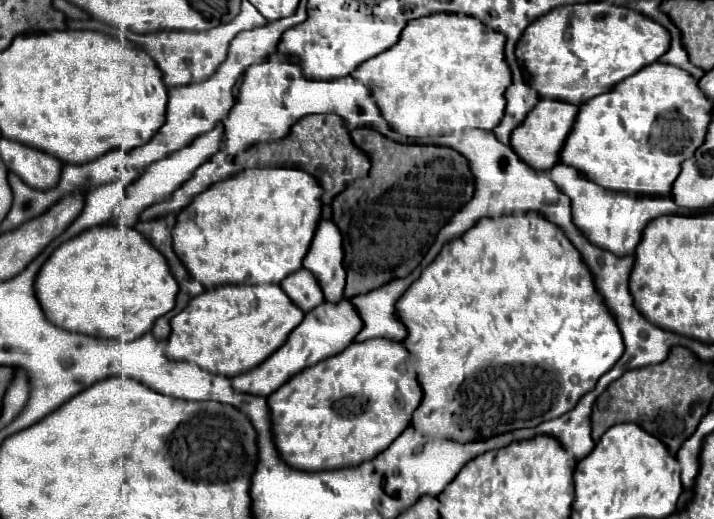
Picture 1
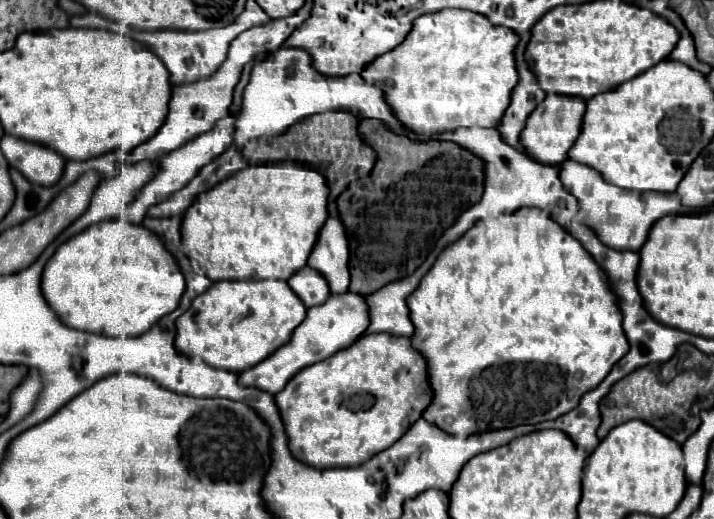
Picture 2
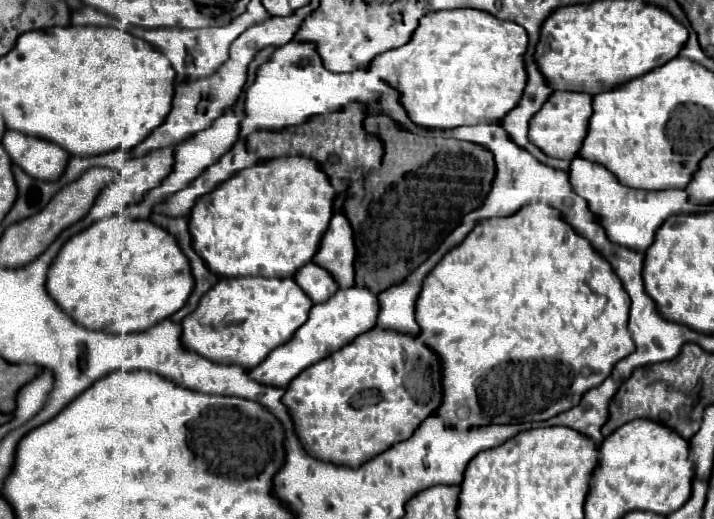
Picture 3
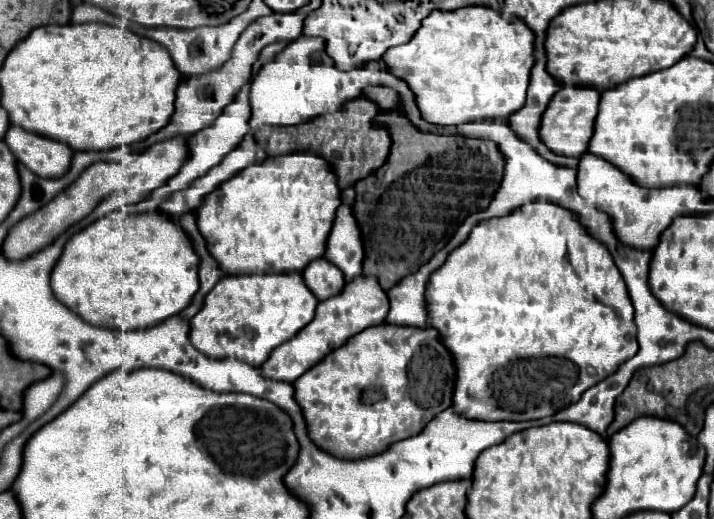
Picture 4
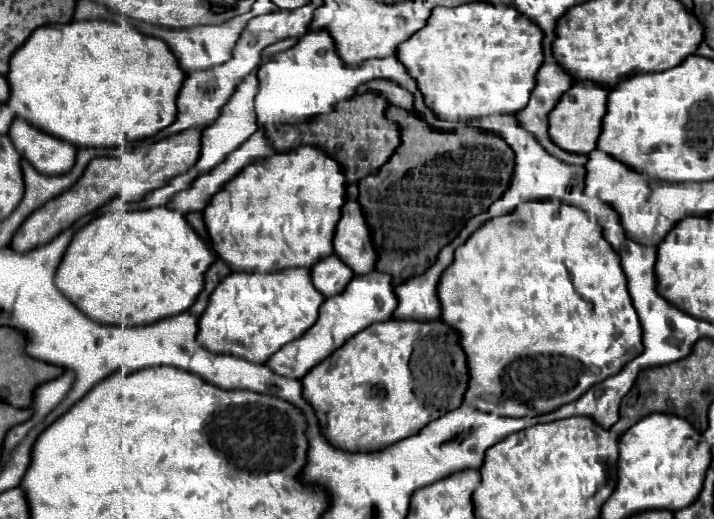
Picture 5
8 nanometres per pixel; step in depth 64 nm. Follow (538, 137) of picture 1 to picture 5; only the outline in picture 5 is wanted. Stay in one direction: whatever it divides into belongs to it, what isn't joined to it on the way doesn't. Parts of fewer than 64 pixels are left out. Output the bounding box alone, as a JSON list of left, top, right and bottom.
[548,82,608,154]

